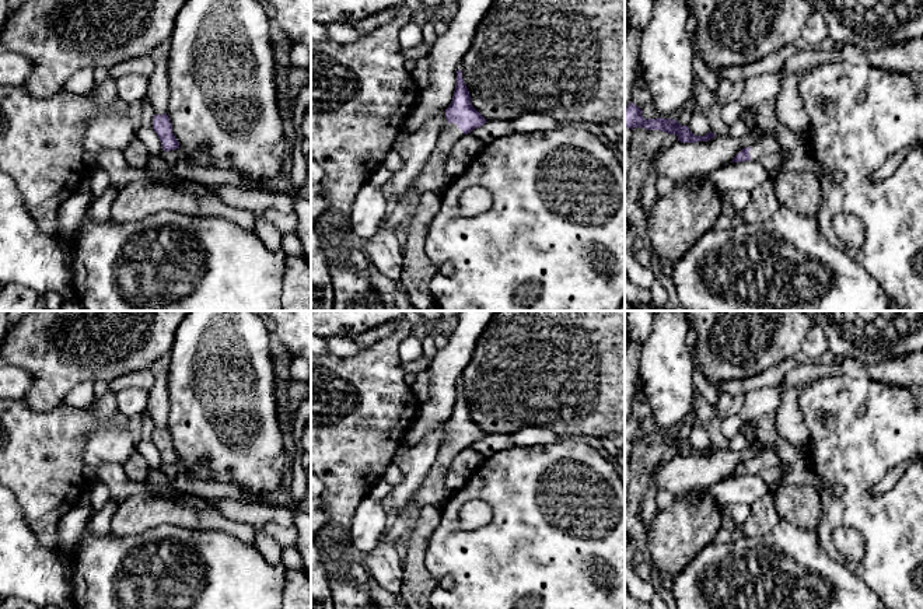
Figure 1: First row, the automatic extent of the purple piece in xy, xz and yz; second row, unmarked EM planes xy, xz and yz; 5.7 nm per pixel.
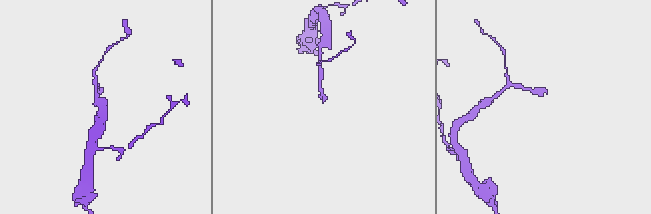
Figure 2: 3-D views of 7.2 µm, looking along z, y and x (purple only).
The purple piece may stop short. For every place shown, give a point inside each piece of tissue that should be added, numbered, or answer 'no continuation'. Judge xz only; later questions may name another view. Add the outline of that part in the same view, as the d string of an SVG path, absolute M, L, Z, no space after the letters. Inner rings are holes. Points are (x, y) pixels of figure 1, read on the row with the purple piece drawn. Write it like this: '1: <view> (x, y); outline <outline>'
1: xz (432, 179); outline M447 123L438 136L437 144L420 175L410 186L410 196L420 197L424 193L440 193L450 182L445 175L445 161L452 146L464 136L455 123Z

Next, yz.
1: yz (766, 151); outline M766 133L758 143L752 144L749 155L752 161L763 165L770 181L775 181L780 174L782 148L772 133Z

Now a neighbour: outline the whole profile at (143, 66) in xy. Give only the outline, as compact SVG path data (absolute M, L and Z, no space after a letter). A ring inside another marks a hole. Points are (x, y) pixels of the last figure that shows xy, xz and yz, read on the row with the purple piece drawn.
M150 56L127 59L112 69L109 69L109 77L118 80L122 76L140 74L150 77L154 70L153 60Z

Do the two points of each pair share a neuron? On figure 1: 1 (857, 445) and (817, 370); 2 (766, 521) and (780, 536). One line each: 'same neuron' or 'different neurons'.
1: different neurons
2: different neurons

